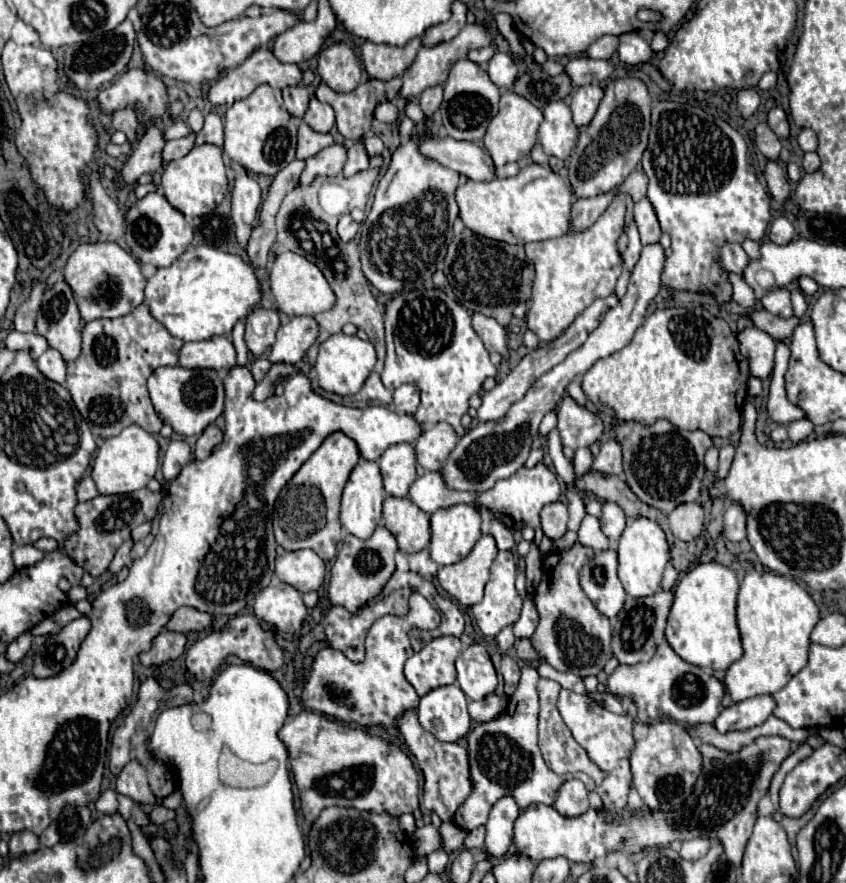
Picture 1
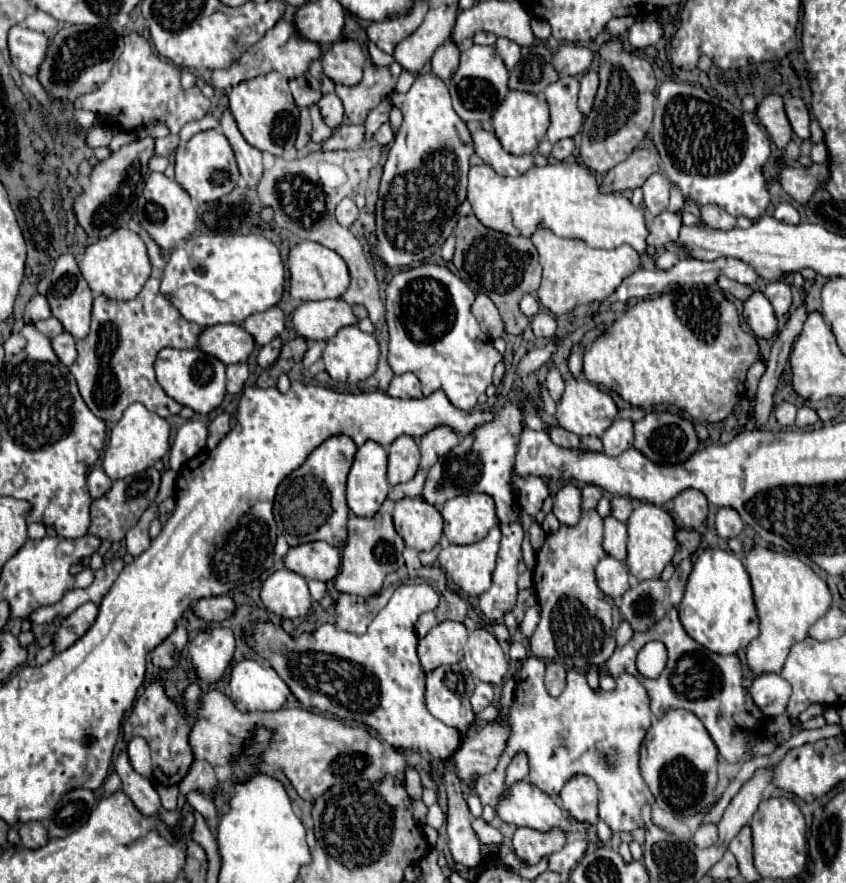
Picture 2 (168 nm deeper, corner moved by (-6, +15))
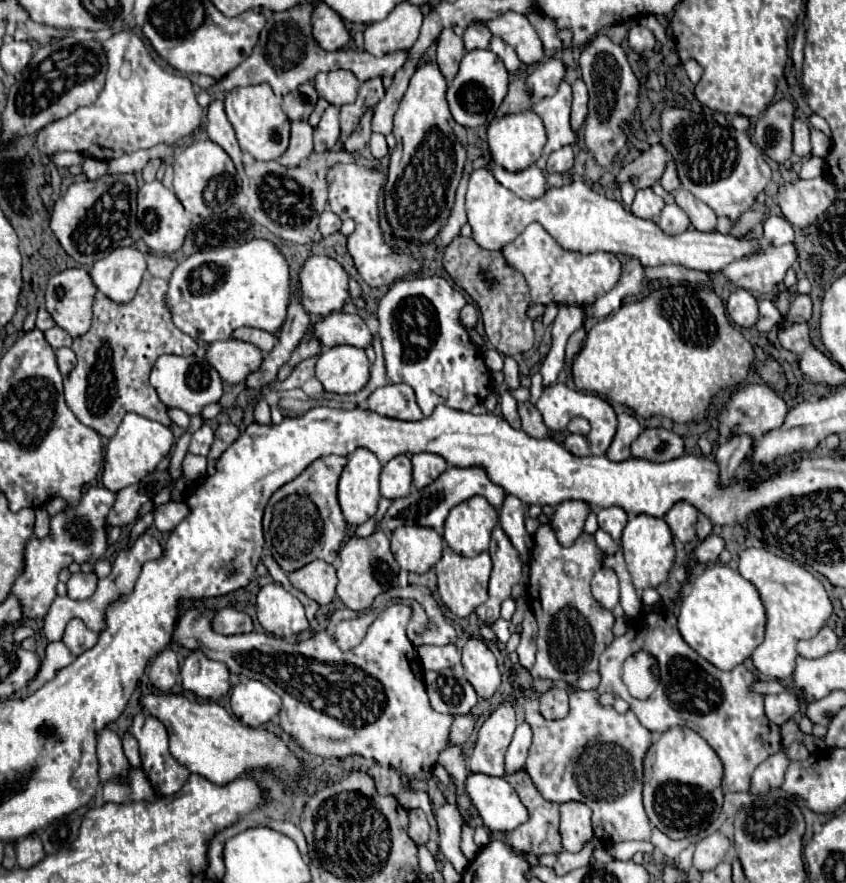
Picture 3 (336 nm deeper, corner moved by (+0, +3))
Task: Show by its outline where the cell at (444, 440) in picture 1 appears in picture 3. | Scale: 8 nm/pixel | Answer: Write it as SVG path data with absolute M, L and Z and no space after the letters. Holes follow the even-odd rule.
M417 453L413 455L411 461L413 461L413 485L417 489L423 489L431 481L435 481L435 477L439 477L439 473L443 473L449 467L447 461L435 453Z

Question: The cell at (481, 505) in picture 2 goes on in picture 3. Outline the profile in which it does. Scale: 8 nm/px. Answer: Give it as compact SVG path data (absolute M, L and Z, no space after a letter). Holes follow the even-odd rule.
M471 497L453 507L445 521L445 543L463 557L475 557L489 547L491 531L499 523L497 511L485 497Z

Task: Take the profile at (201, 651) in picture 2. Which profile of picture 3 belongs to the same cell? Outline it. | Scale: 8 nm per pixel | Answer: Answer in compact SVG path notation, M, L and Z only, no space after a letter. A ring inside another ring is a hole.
M191 651L181 667L181 681L187 691L217 701L229 691L229 669L221 661L211 661L203 651Z

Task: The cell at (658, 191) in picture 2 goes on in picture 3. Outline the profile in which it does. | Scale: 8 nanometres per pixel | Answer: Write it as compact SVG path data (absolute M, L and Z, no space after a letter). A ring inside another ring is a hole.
M639 189L637 197L631 205L631 213L641 217L641 219L649 219L649 221L659 221L659 213L665 207L663 197L655 195L651 189Z

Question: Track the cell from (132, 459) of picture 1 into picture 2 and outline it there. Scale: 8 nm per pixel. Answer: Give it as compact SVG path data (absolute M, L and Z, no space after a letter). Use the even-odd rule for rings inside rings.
M131 403L125 409L121 421L111 429L109 445L103 457L105 473L111 479L123 479L127 475L135 475L153 467L153 463L169 451L169 435L171 435L171 427L163 417L149 411L141 403Z

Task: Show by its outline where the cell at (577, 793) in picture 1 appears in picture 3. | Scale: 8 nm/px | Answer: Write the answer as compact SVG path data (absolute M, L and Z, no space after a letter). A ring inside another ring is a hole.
M579 801L561 803L561 839L563 849L579 853L587 841L593 839L591 809Z

